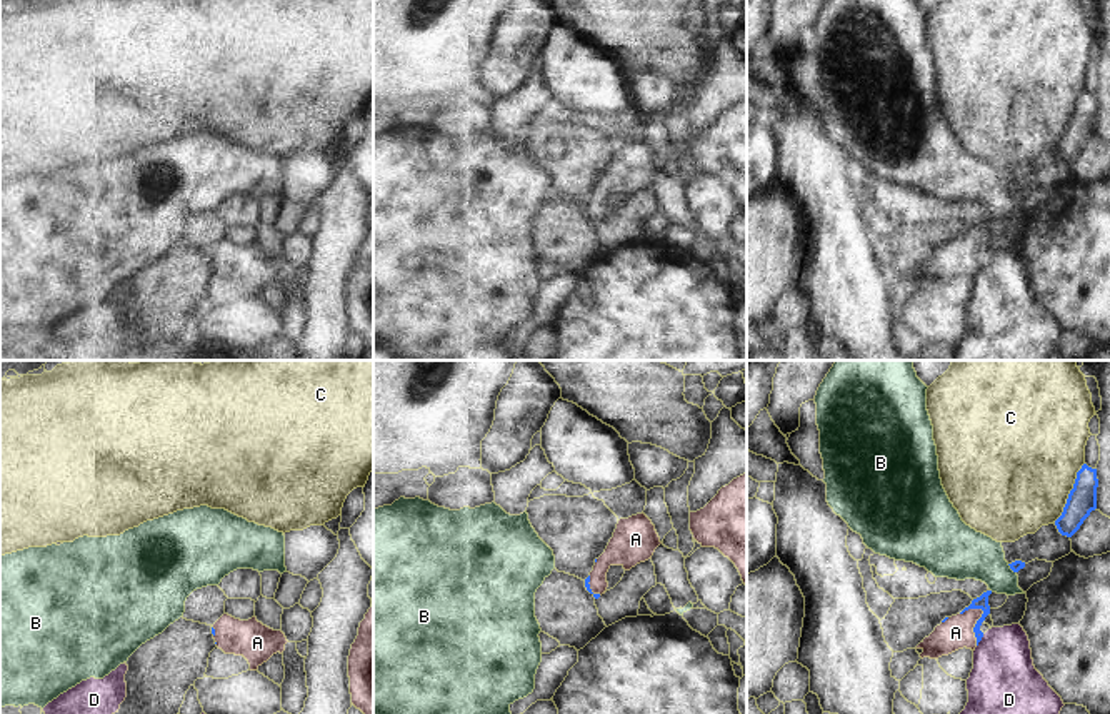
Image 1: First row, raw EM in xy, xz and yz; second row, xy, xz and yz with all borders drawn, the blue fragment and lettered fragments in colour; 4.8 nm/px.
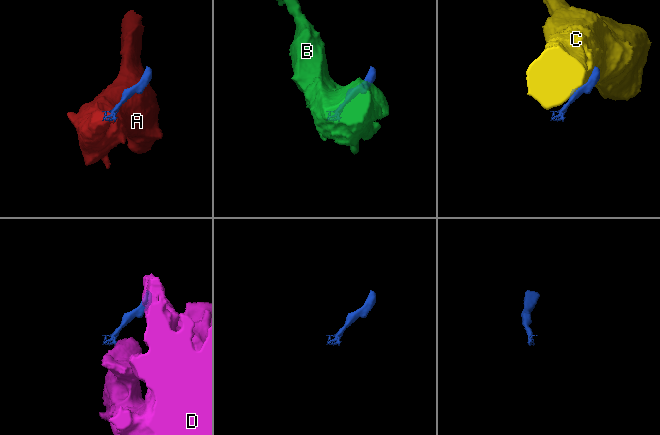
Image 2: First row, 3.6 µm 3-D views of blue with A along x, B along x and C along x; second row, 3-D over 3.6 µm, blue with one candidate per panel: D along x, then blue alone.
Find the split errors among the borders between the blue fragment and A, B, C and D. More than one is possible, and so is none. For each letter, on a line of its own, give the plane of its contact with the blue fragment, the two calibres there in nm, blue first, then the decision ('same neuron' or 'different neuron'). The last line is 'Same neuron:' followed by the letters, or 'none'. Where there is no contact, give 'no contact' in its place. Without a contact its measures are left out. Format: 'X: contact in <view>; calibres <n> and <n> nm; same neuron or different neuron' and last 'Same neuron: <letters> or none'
A: contact in yz; calibres 60 and 160 nm; same neuron
B: contact in yz; calibres 50 and 240 nm; different neuron
C: contact in yz; calibres 140 and 480 nm; different neuron
D: contact in yz; calibres 60 and 340 nm; different neuron
Same neuron: A

